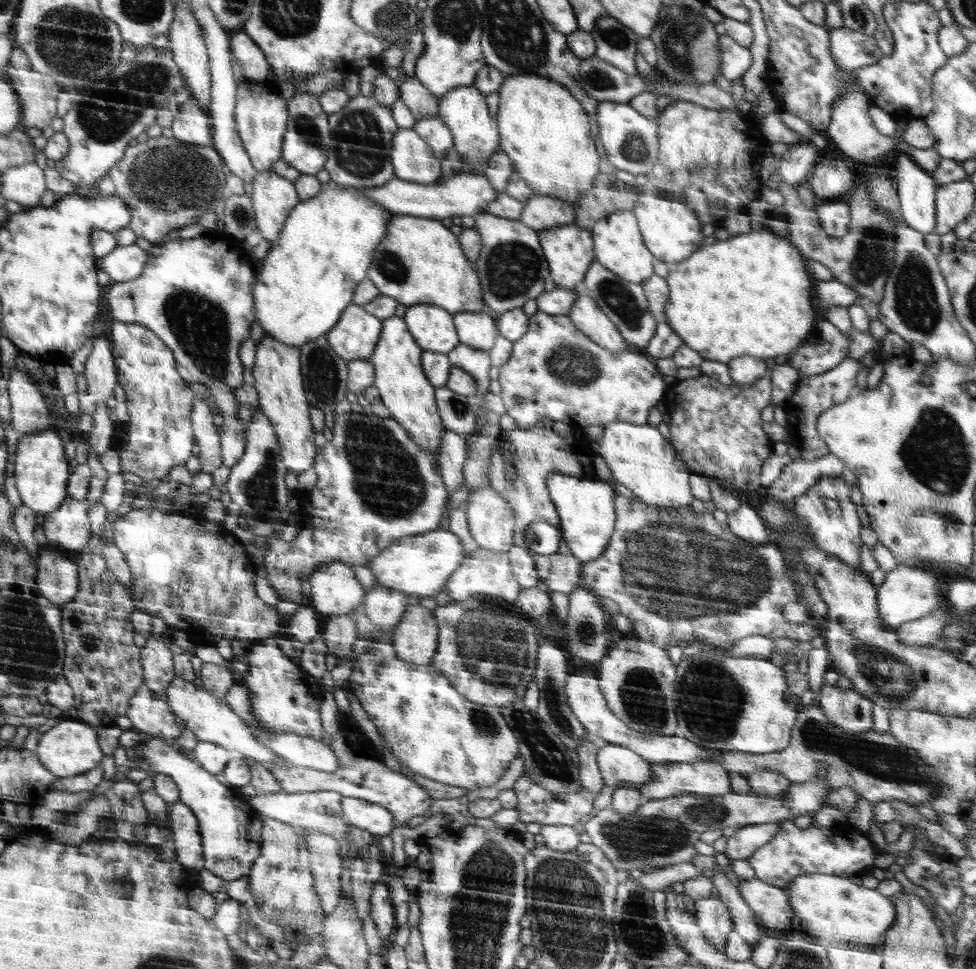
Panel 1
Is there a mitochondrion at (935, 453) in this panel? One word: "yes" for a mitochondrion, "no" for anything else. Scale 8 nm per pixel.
yes

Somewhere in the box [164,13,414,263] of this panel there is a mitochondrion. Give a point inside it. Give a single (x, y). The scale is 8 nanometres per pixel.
(359, 150)

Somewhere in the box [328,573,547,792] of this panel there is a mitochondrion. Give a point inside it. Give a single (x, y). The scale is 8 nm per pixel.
(488, 642)

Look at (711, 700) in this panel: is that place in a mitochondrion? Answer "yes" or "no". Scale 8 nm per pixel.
yes

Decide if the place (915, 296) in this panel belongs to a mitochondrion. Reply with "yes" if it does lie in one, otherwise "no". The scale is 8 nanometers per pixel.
yes

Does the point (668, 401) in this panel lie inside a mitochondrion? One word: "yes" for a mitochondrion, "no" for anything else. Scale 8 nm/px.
no

